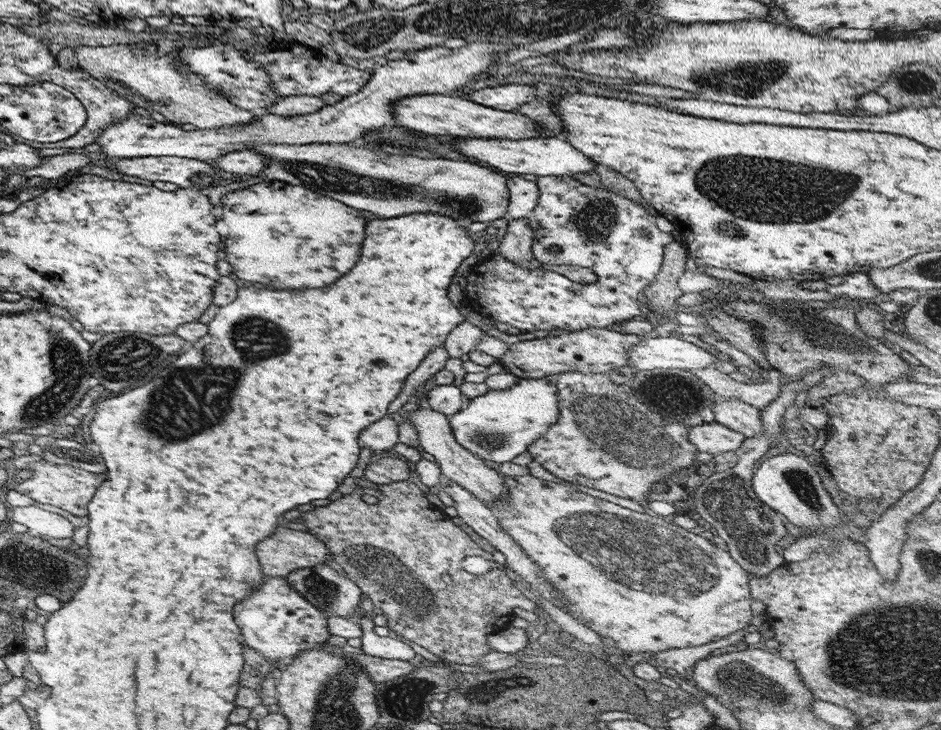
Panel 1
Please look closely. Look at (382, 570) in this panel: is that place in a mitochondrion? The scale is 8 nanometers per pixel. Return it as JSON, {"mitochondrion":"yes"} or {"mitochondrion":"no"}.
{"mitochondrion":"yes"}

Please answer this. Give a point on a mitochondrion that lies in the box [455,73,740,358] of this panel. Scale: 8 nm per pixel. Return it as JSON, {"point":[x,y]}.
{"point":[596,221]}

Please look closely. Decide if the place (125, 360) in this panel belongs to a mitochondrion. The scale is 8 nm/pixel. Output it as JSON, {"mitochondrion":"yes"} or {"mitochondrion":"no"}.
{"mitochondrion":"yes"}

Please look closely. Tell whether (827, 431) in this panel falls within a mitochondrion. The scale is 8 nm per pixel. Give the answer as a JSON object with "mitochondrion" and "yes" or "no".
{"mitochondrion":"no"}

